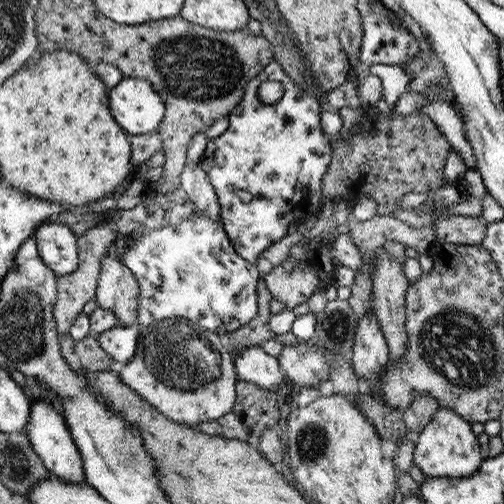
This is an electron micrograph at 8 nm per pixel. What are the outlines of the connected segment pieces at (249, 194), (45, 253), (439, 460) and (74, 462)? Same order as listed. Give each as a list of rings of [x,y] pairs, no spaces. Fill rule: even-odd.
[[[273,60],[258,76],[255,76],[255,78],[247,84],[247,90],[243,94],[242,102],[240,102],[239,106],[229,115],[228,129],[219,137],[208,140],[208,144],[206,144],[206,149],[200,159],[200,163],[202,163],[204,171],[208,173],[208,179],[210,179],[210,183],[214,185],[214,191],[216,191],[216,195],[218,195],[219,216],[223,227],[227,229],[228,236],[231,237],[231,244],[234,246],[235,252],[238,253],[243,260],[256,263],[264,250],[270,245],[280,241],[285,235],[289,234],[292,231],[292,228],[298,226],[298,224],[304,219],[314,219],[317,214],[320,214],[319,212],[321,212],[324,202],[322,197],[322,179],[328,170],[333,154],[330,145],[332,137],[328,136],[328,134],[323,131],[320,123],[321,112],[322,109],[320,108],[318,98],[308,92],[304,92],[304,89],[300,89],[292,79],[287,78],[286,71],[282,69],[280,63]],[[266,81],[279,82],[284,88],[282,98],[275,103],[266,104],[260,100],[260,97],[258,97],[258,86]]]
[[[45,222],[37,228],[38,252],[47,266],[61,277],[79,268],[74,233],[68,225],[58,222]]]
[[[438,408],[422,431],[414,446],[414,463],[429,477],[464,478],[476,474],[482,466],[482,450],[478,446],[476,434],[472,432],[470,421],[448,408]]]
[[[46,400],[32,402],[30,422],[27,423],[23,432],[28,436],[30,444],[51,474],[60,477],[60,480],[74,484],[85,482],[87,476],[84,475],[82,455],[72,441],[72,435],[70,435],[64,416],[56,412],[50,402],[46,402]]]

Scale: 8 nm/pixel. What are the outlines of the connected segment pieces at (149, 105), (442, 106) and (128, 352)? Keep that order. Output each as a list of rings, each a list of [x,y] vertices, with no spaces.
[[[126,77],[111,90],[115,119],[130,135],[158,131],[166,115],[166,101],[151,81]]]
[[[432,101],[432,103],[424,105],[421,111],[428,114],[442,128],[442,132],[446,132],[448,142],[452,144],[454,150],[458,151],[468,170],[476,168],[474,150],[472,150],[472,146],[465,136],[463,120],[456,114],[454,107],[448,101]]]
[[[118,326],[96,335],[100,346],[112,356],[118,366],[128,364],[136,352],[138,330],[134,326]]]

